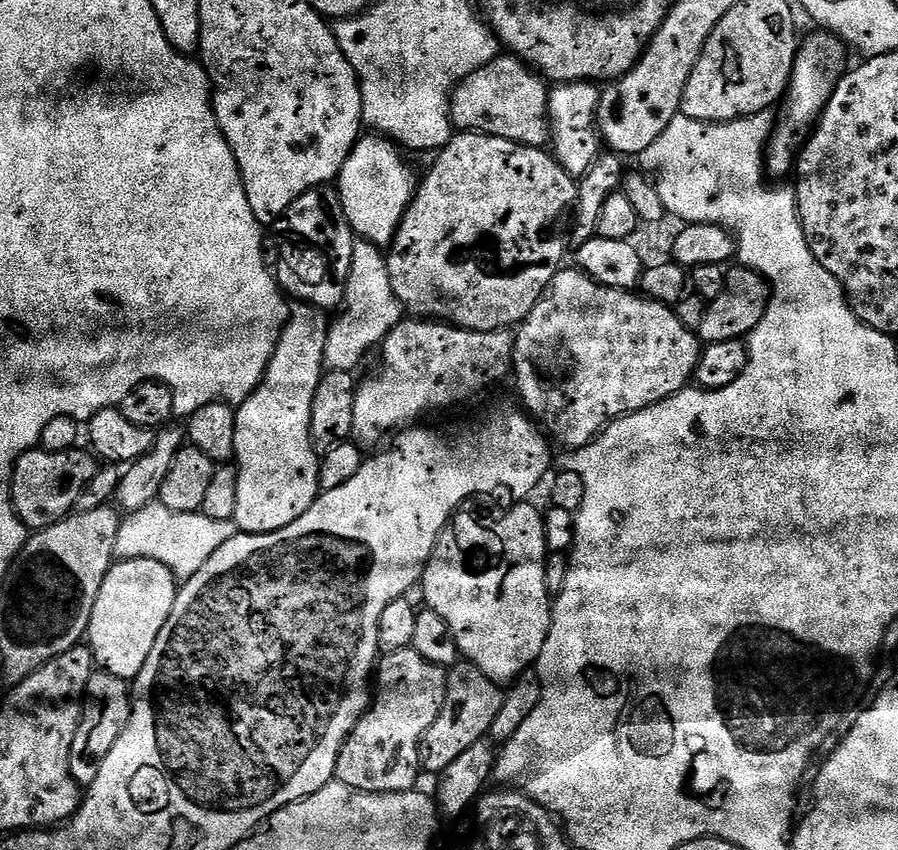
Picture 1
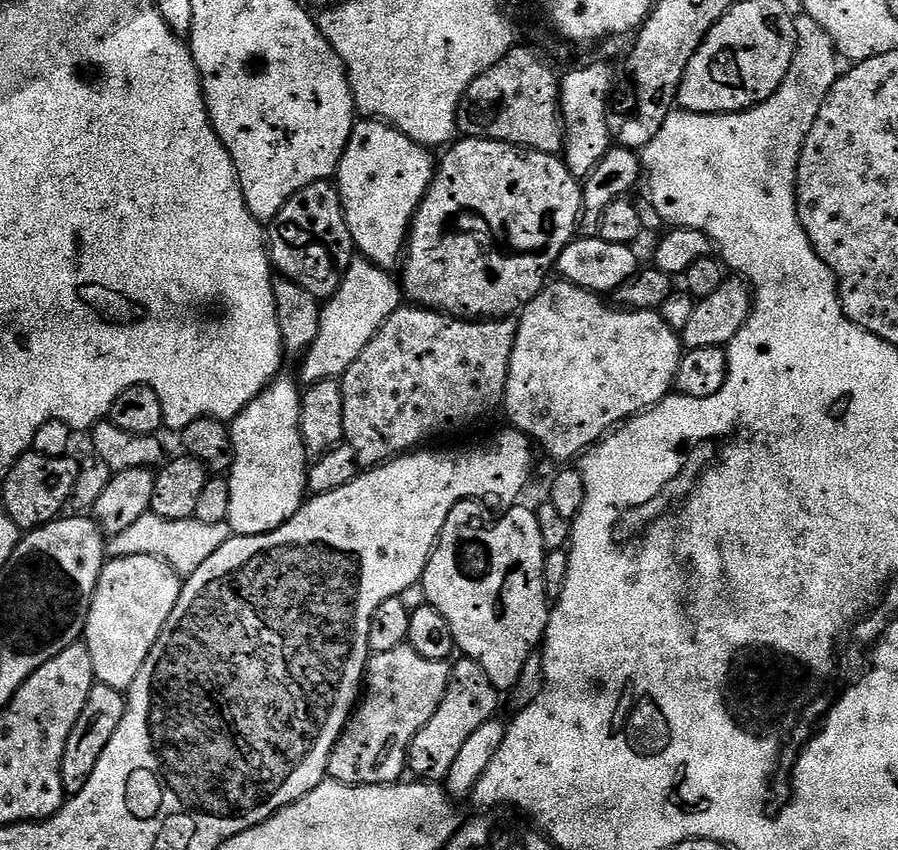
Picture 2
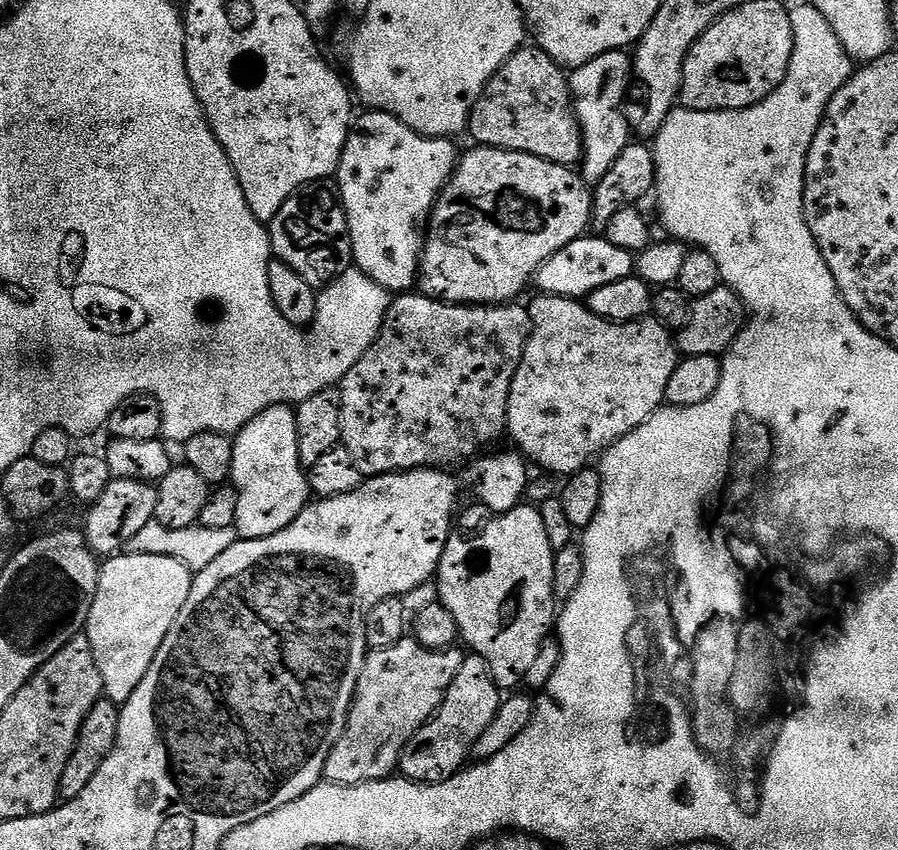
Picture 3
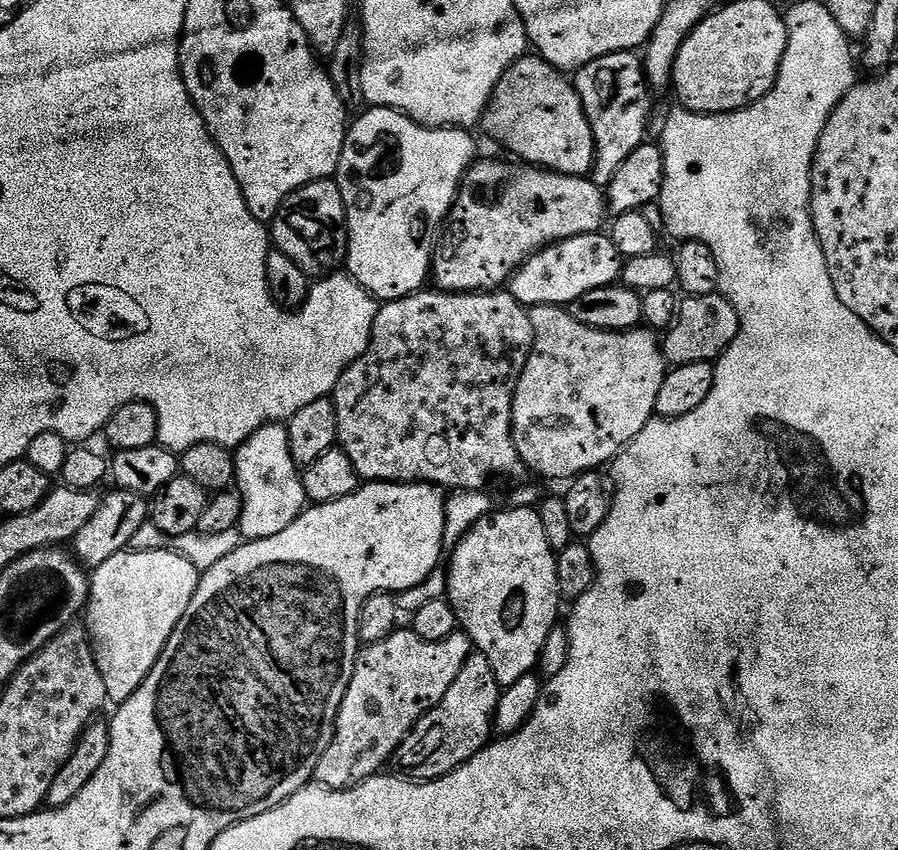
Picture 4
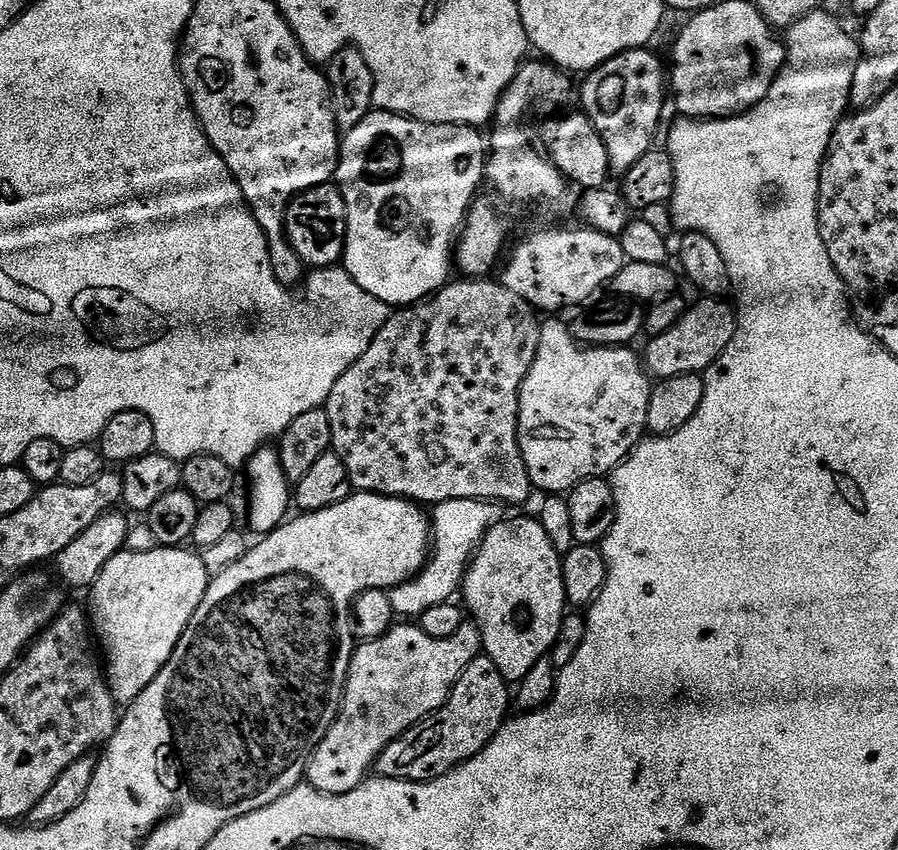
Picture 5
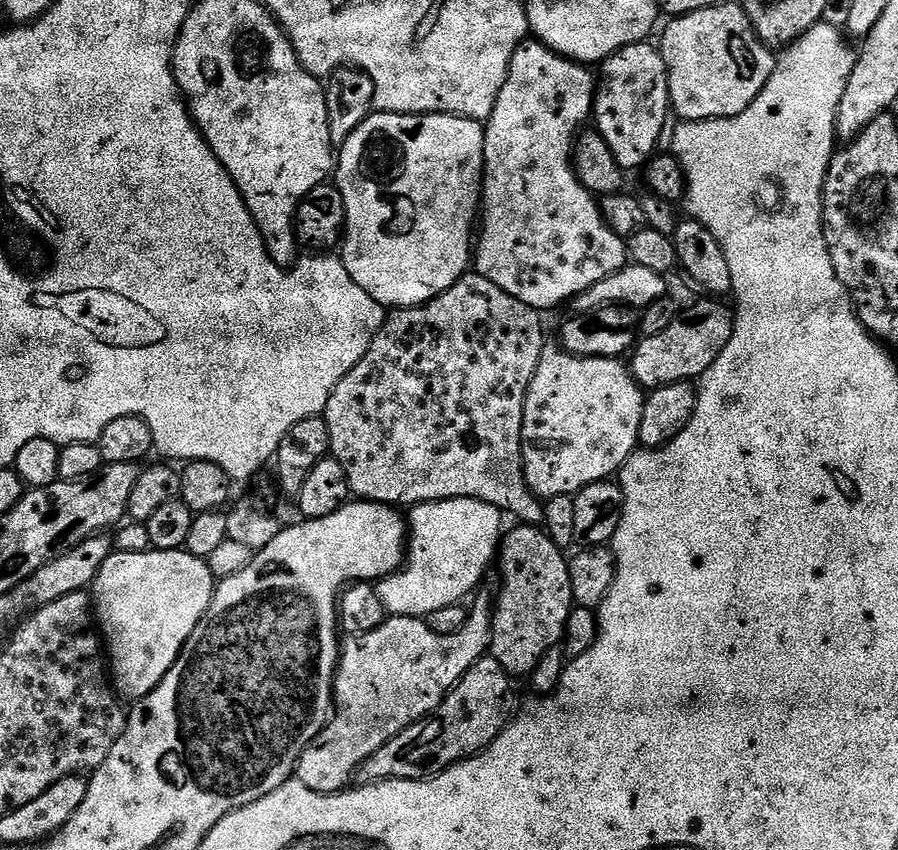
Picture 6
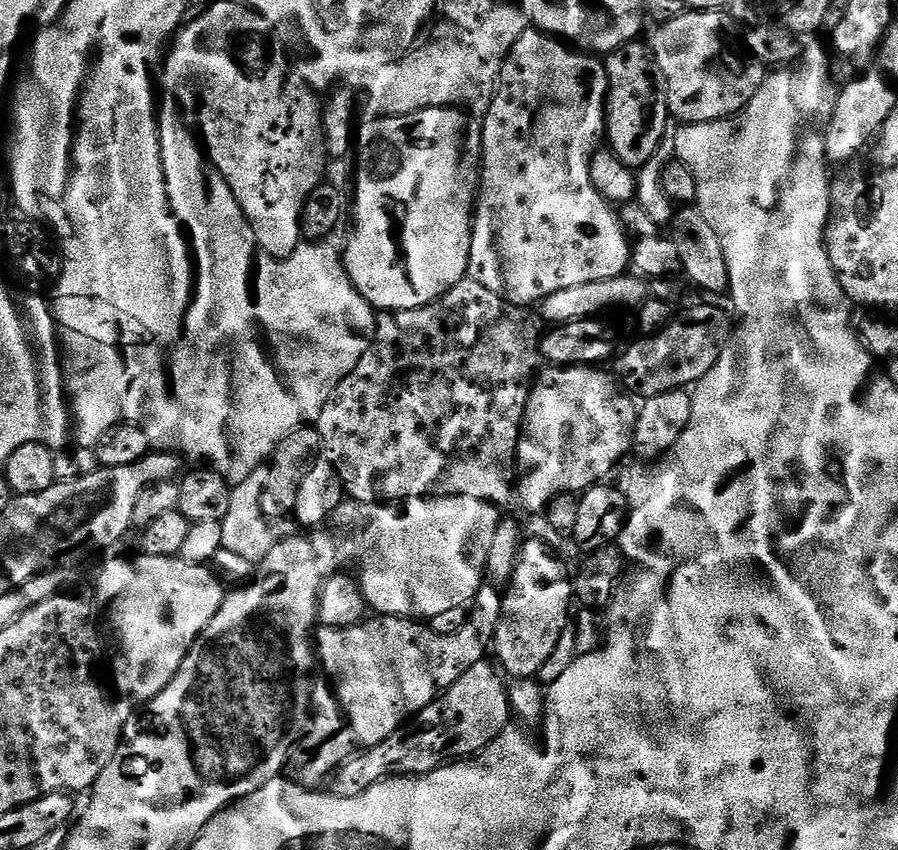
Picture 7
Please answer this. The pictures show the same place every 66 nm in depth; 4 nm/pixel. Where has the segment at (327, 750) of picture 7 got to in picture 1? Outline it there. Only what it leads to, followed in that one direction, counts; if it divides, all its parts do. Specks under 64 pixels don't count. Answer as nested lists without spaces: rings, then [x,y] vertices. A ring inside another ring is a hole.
[[[403,648],[397,652],[387,653],[379,661],[378,667],[374,672],[374,691],[370,696],[370,703],[360,721],[354,726],[354,730],[344,740],[342,750],[338,754],[338,762],[336,763],[335,779],[339,783],[345,784],[347,788],[352,788],[356,792],[410,792],[417,787],[416,779],[422,776],[420,766],[420,739],[426,734],[426,730],[430,730],[430,726],[434,726],[434,718],[438,718],[440,713],[440,701],[444,694],[444,678],[445,669],[439,668],[436,664],[426,662],[426,658],[418,655],[413,648]]]

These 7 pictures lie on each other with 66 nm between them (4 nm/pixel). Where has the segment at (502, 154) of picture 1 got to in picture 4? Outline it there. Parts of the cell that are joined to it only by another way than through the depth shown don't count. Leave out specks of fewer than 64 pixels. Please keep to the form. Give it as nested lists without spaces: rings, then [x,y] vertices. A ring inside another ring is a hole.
[[[484,160],[473,163],[472,167],[468,170],[468,175],[464,178],[464,183],[460,186],[460,193],[456,195],[456,201],[452,203],[452,209],[448,211],[448,219],[446,227],[440,237],[439,244],[436,245],[436,255],[432,257],[432,270],[430,273],[431,279],[436,280],[435,287],[441,292],[451,292],[453,294],[458,292],[495,292],[503,289],[509,283],[517,270],[531,256],[536,255],[544,248],[549,248],[551,244],[559,244],[561,240],[569,240],[575,236],[591,236],[599,233],[600,228],[610,216],[610,209],[608,206],[608,197],[605,189],[599,186],[590,178],[582,176],[567,176],[566,174],[558,174],[547,168],[538,168],[535,166],[521,167],[521,172],[516,168],[511,168],[508,164],[503,164],[500,160]]]

